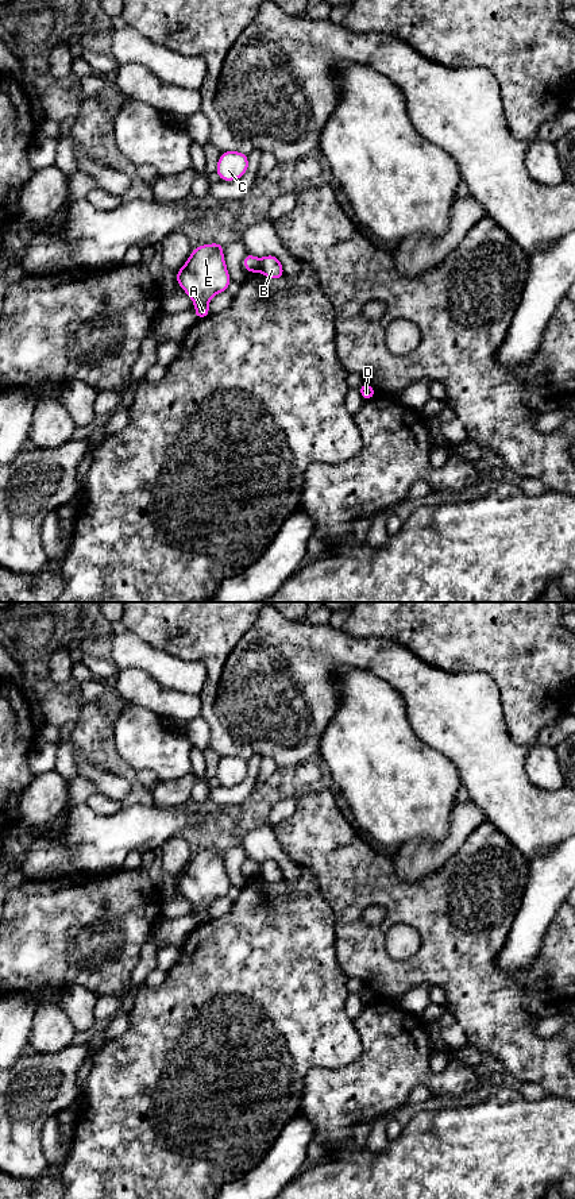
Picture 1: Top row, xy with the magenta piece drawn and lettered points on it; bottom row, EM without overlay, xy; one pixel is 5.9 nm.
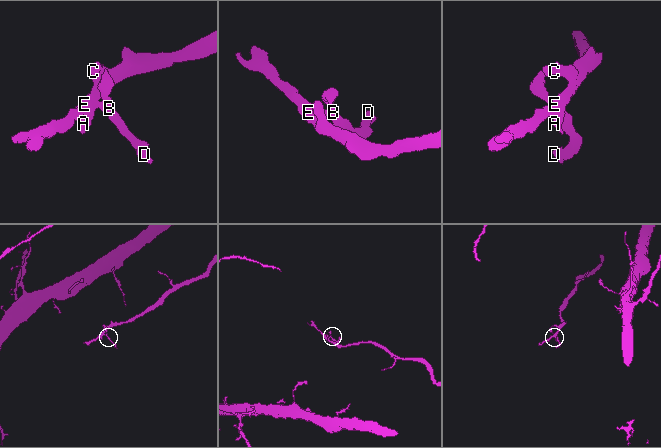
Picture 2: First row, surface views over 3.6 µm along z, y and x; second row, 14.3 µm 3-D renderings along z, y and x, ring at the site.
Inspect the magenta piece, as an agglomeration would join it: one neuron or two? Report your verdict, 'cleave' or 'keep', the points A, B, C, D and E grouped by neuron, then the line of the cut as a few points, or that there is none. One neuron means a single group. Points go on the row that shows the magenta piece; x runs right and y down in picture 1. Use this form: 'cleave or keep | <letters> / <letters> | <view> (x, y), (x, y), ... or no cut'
cleave | A C E / B D | xy (259, 259), (261, 270)

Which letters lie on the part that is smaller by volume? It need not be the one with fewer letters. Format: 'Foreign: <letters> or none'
Foreign: B, D

